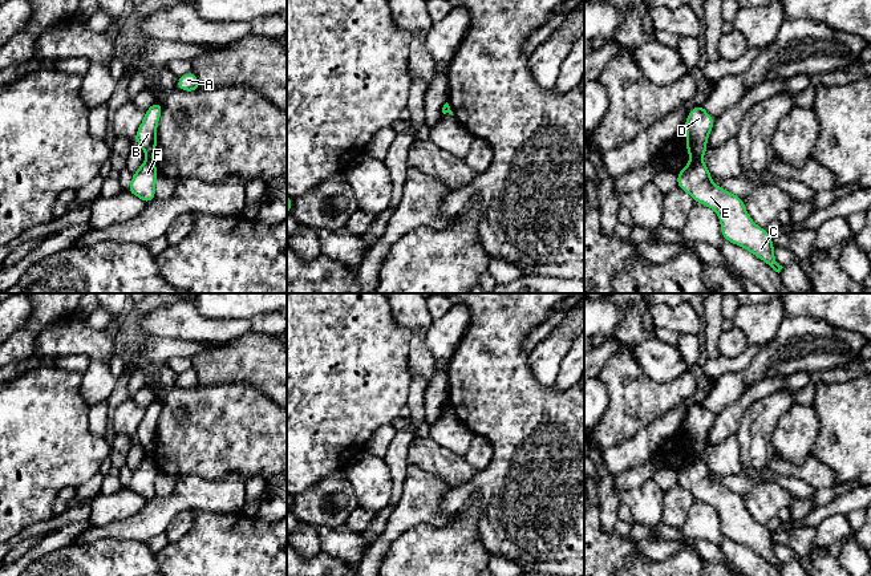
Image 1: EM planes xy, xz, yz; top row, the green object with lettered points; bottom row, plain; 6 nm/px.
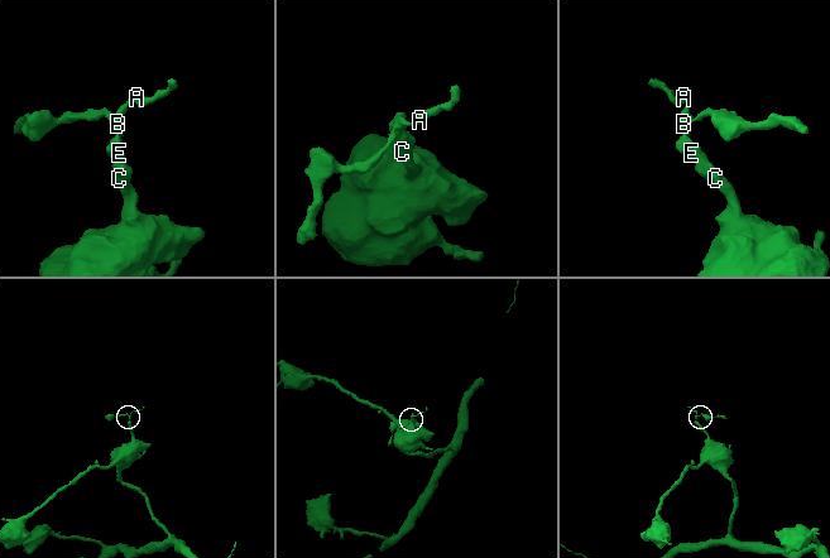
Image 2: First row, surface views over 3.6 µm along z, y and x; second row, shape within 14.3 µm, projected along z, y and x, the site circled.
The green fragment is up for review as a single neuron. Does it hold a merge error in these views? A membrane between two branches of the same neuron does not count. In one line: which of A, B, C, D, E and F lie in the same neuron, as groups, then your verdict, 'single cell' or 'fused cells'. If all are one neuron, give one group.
groups A B D / C E F; fused cells

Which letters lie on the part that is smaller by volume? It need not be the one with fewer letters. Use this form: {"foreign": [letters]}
{"foreign": ["A", "B", "D"]}

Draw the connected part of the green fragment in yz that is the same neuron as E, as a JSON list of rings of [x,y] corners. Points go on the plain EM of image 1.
[[[692,457],[677,470],[677,484],[717,510],[725,538],[746,545],[779,571],[783,564],[774,556],[771,532],[752,518],[742,495],[714,482],[710,472],[702,458]]]

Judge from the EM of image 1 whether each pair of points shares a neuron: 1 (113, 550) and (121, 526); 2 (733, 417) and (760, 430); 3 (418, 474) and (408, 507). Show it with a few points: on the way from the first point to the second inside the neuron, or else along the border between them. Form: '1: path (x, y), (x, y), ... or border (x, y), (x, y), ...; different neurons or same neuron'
1: border (146, 542), (100, 538), (86, 543); different neurons
2: border (762, 398), (757, 400), (745, 412), (734, 434); different neurons
3: path (418, 482), (418, 497), (416, 499); same neuron

